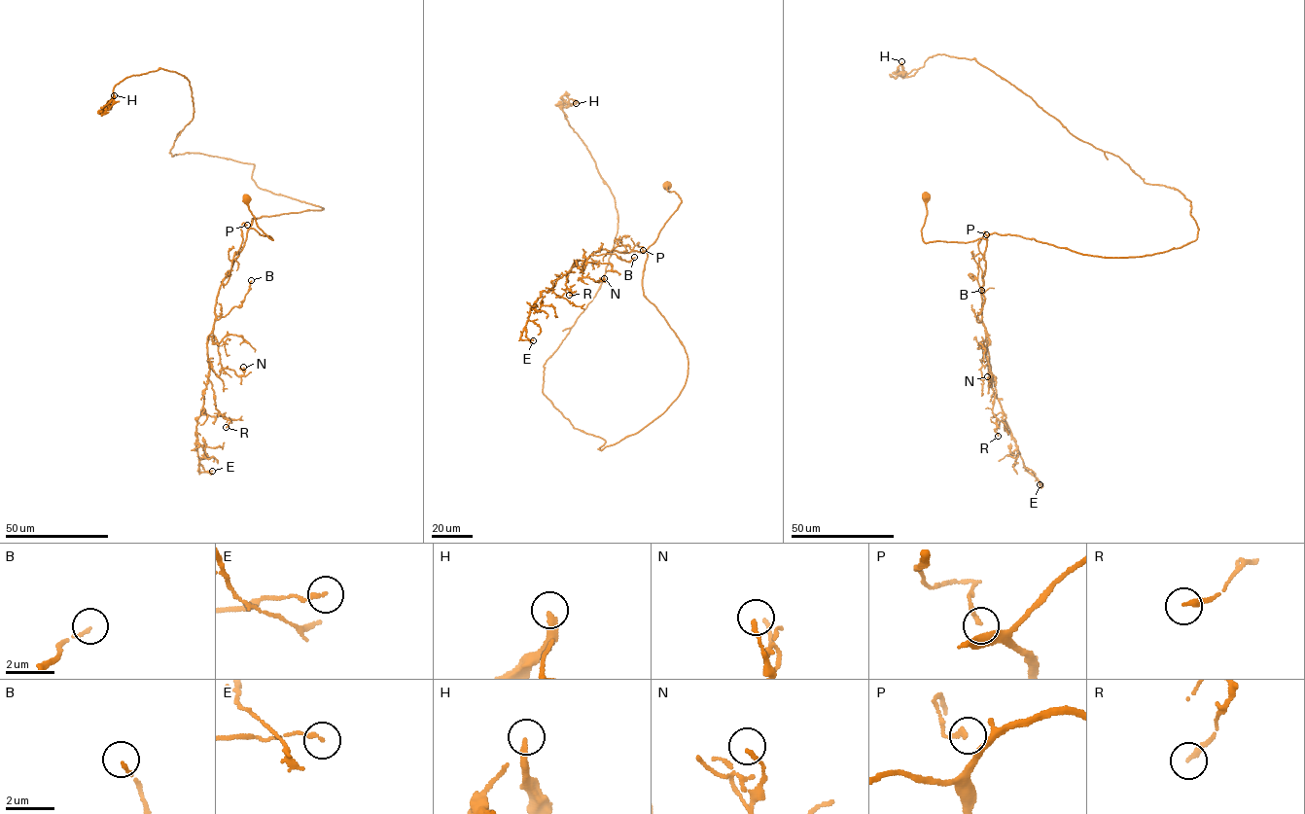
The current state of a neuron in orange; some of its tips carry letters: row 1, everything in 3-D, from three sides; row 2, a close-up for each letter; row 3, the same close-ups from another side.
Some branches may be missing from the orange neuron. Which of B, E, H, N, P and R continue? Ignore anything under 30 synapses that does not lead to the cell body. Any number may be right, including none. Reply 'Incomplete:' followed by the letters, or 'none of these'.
Incomplete: none of these

